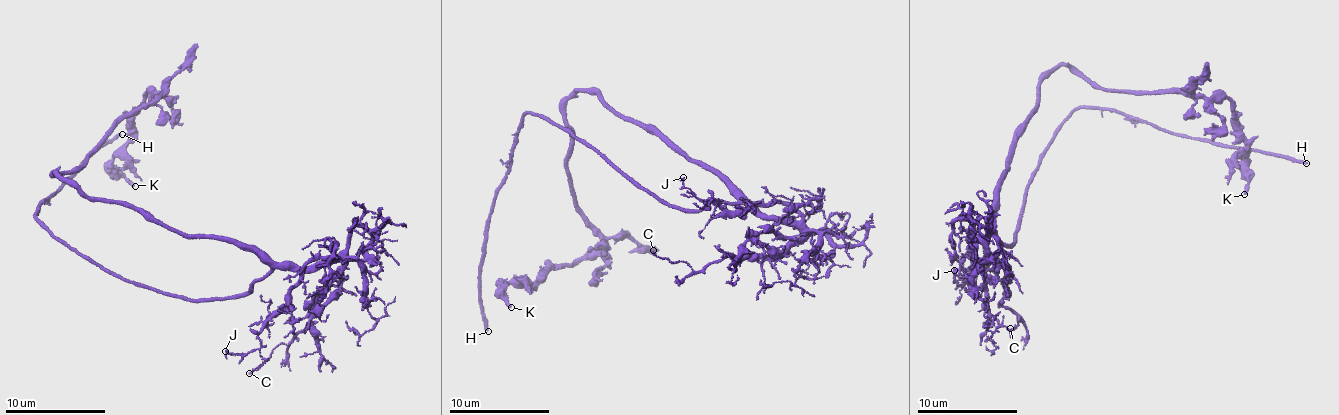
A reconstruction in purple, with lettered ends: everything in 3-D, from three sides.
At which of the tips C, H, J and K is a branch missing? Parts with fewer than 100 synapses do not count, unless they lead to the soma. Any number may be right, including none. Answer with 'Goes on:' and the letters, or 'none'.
Goes on: H

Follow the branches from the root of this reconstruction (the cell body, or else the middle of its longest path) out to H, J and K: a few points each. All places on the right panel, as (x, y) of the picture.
H: (999, 199), (992, 227), (1009, 245), (1039, 162), (1062, 122), (1084, 107), (1306, 163)
J: (999, 199), (989, 210), (987, 235), (980, 240), (969, 229), (977, 265), (961, 277), (962, 287), (954, 270)
K: (999, 199), (1043, 80), (1063, 65), (1121, 93), (1219, 95), (1231, 102), (1237, 139), (1248, 155), (1244, 194)

